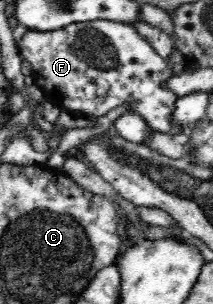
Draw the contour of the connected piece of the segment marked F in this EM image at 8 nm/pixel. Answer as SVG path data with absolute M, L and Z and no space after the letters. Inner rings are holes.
M97 20L72 23L59 30L27 29L23 38L16 44L22 58L31 64L34 82L43 91L47 105L55 105L71 111L74 115L93 114L99 118L121 102L130 100L132 102L130 109L141 113L145 121L151 125L151 129L156 132L175 136L175 134L189 134L193 130L194 124L187 125L186 129L183 129L179 123L173 123L178 96L167 85L171 75L166 66L166 59L135 27L120 22Z

